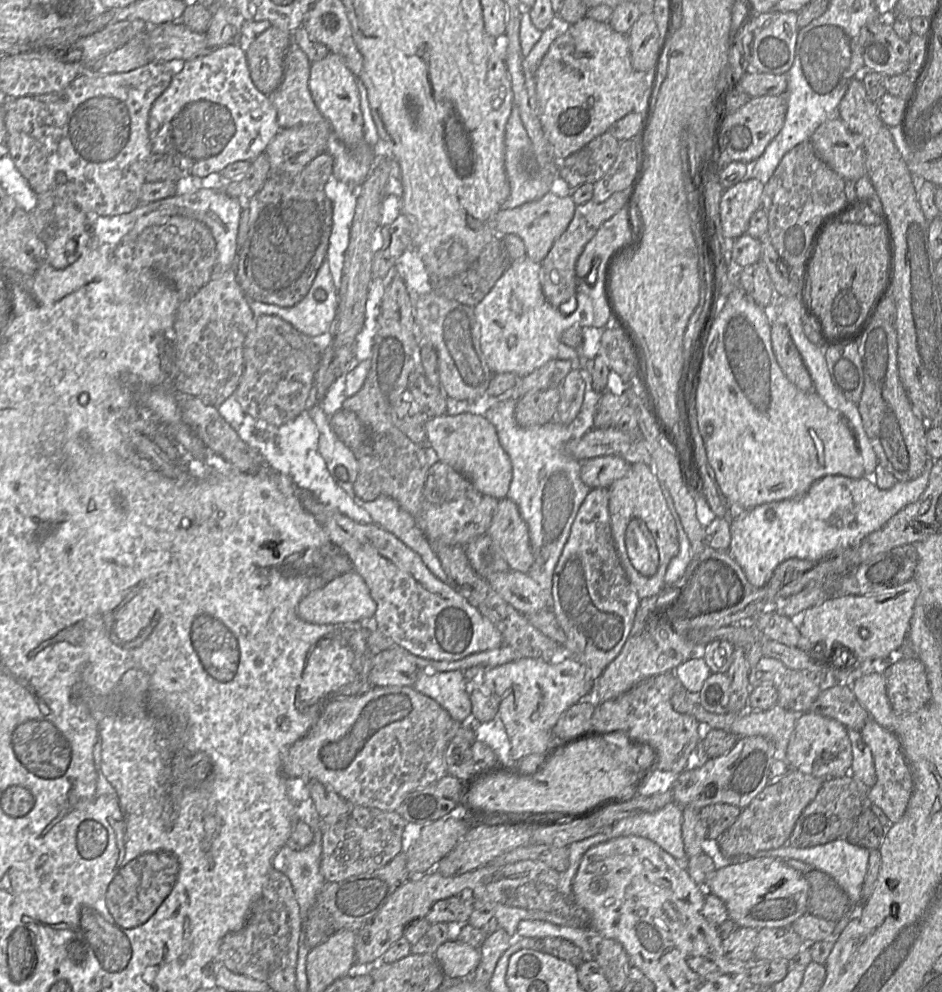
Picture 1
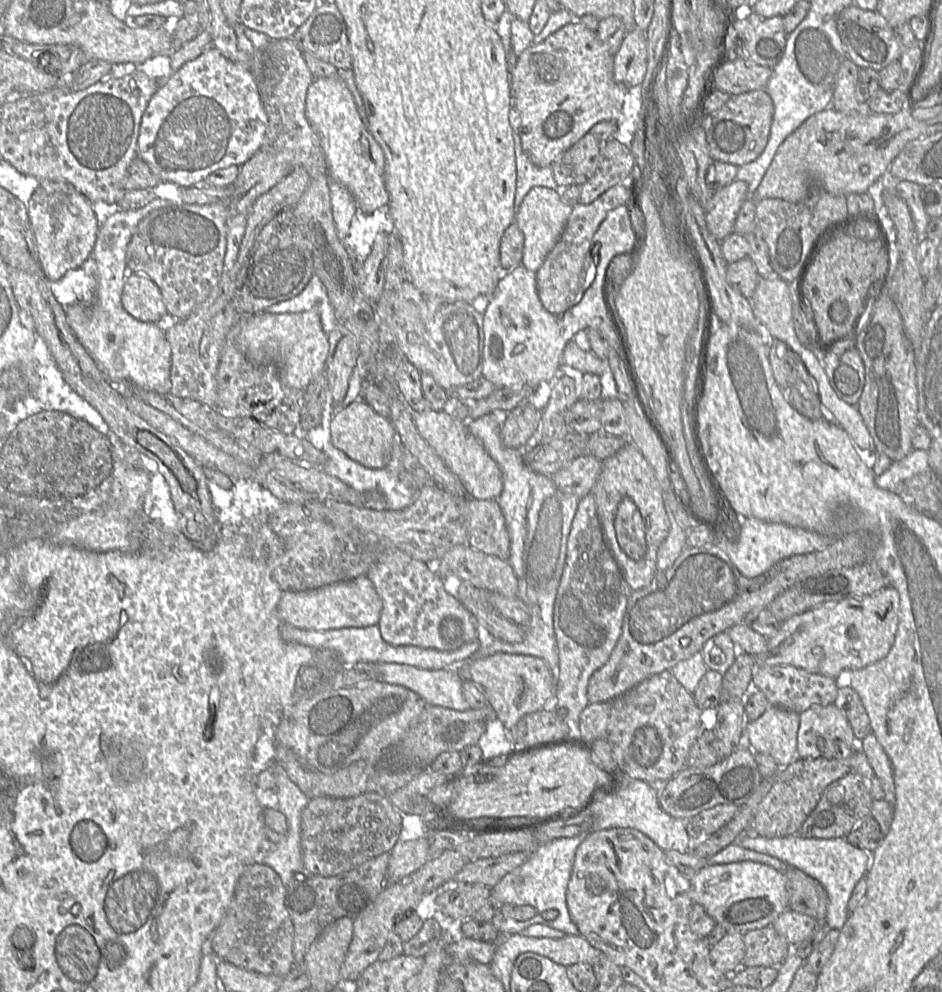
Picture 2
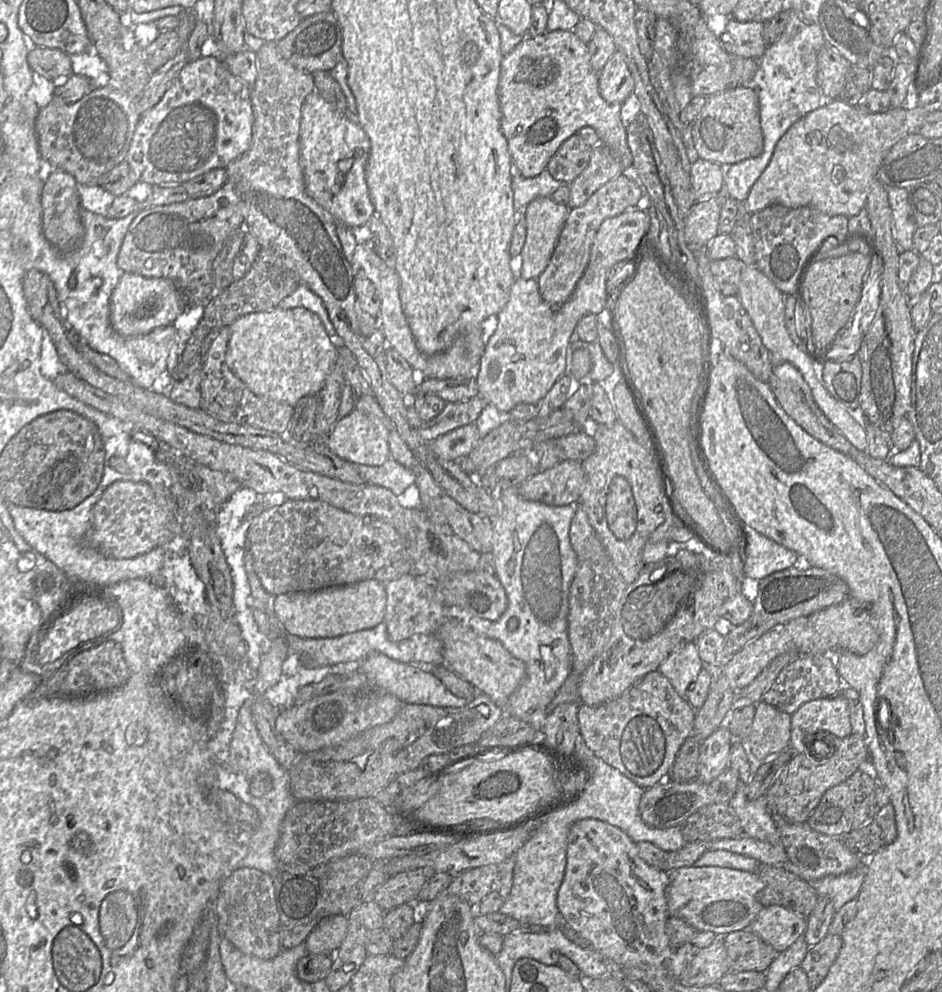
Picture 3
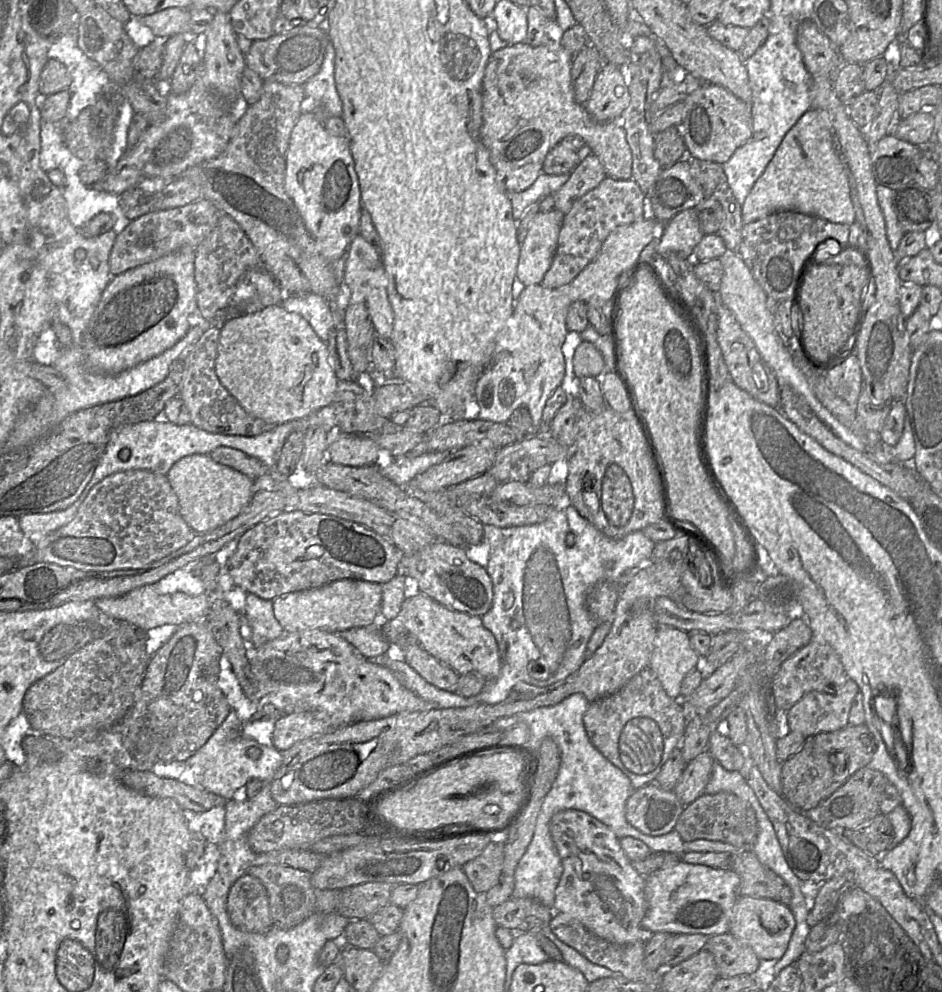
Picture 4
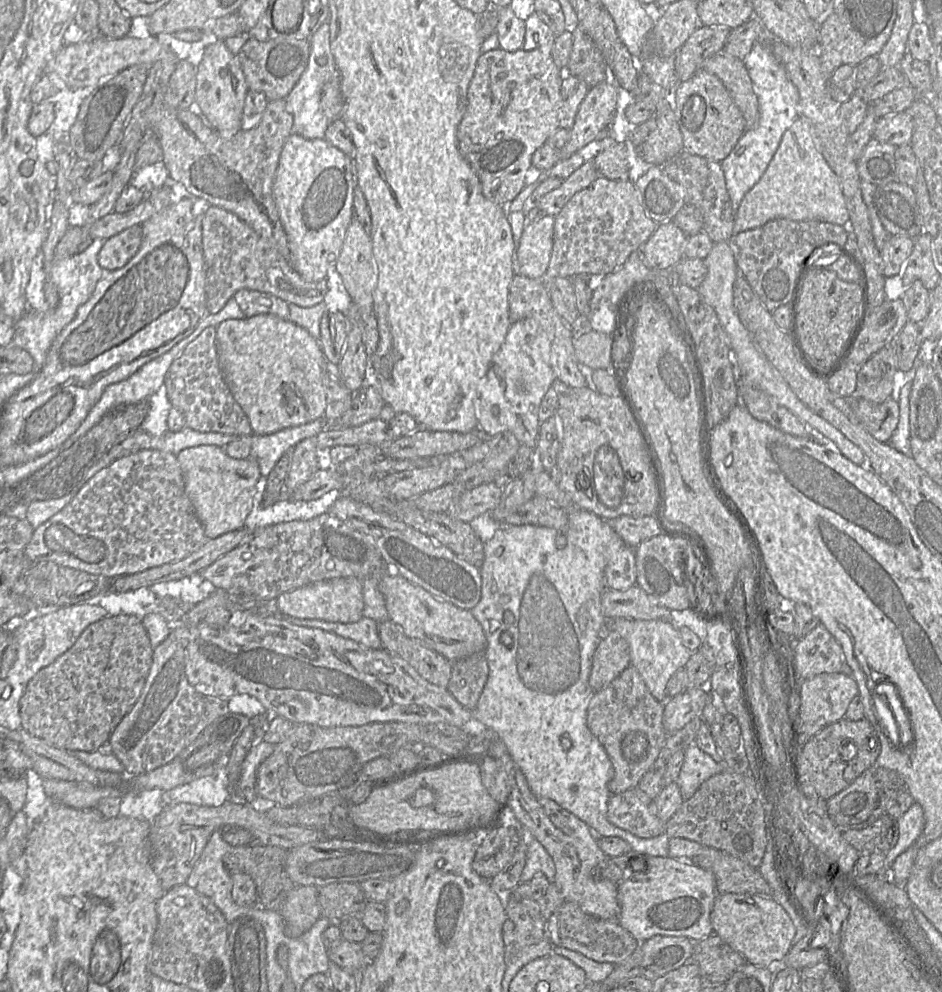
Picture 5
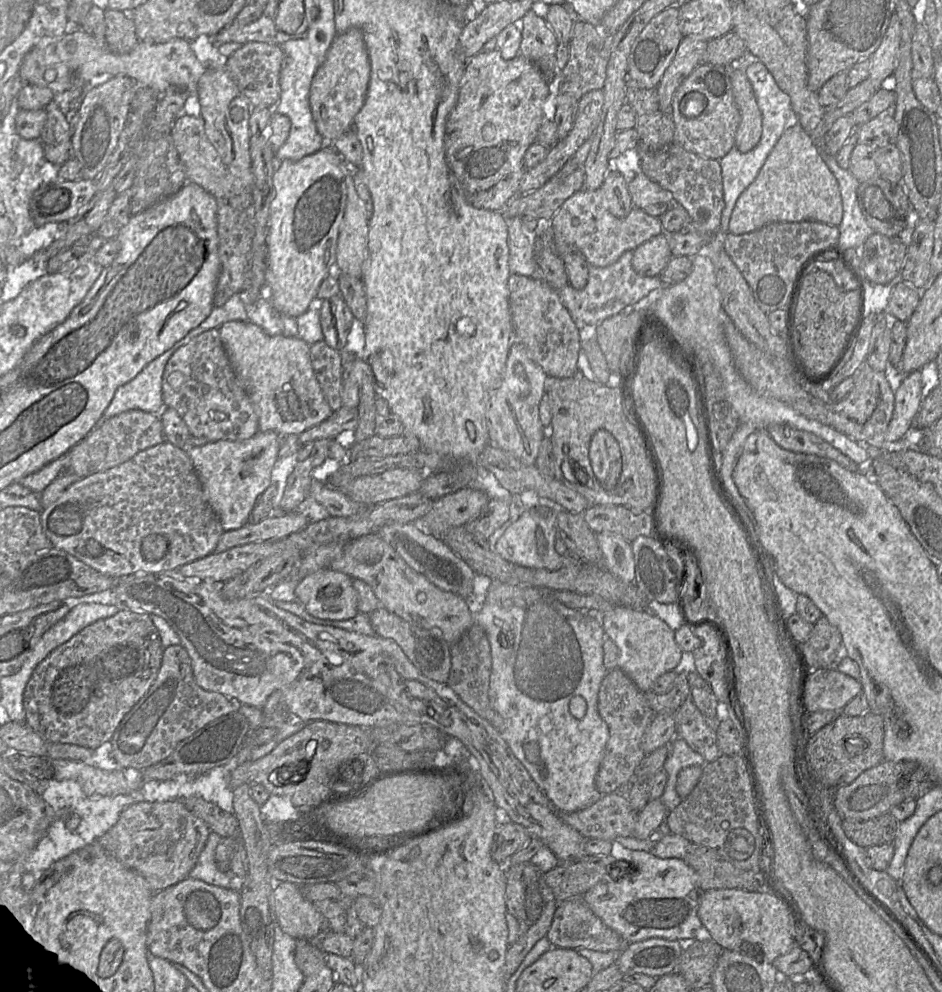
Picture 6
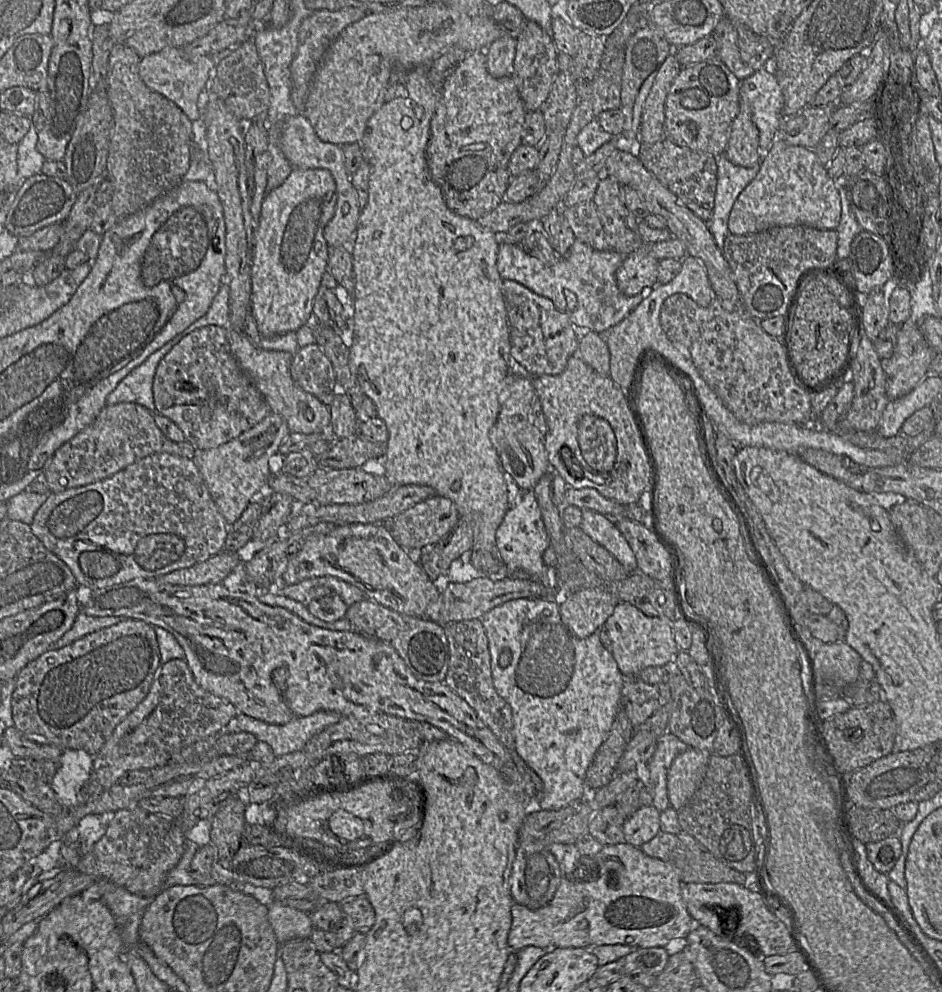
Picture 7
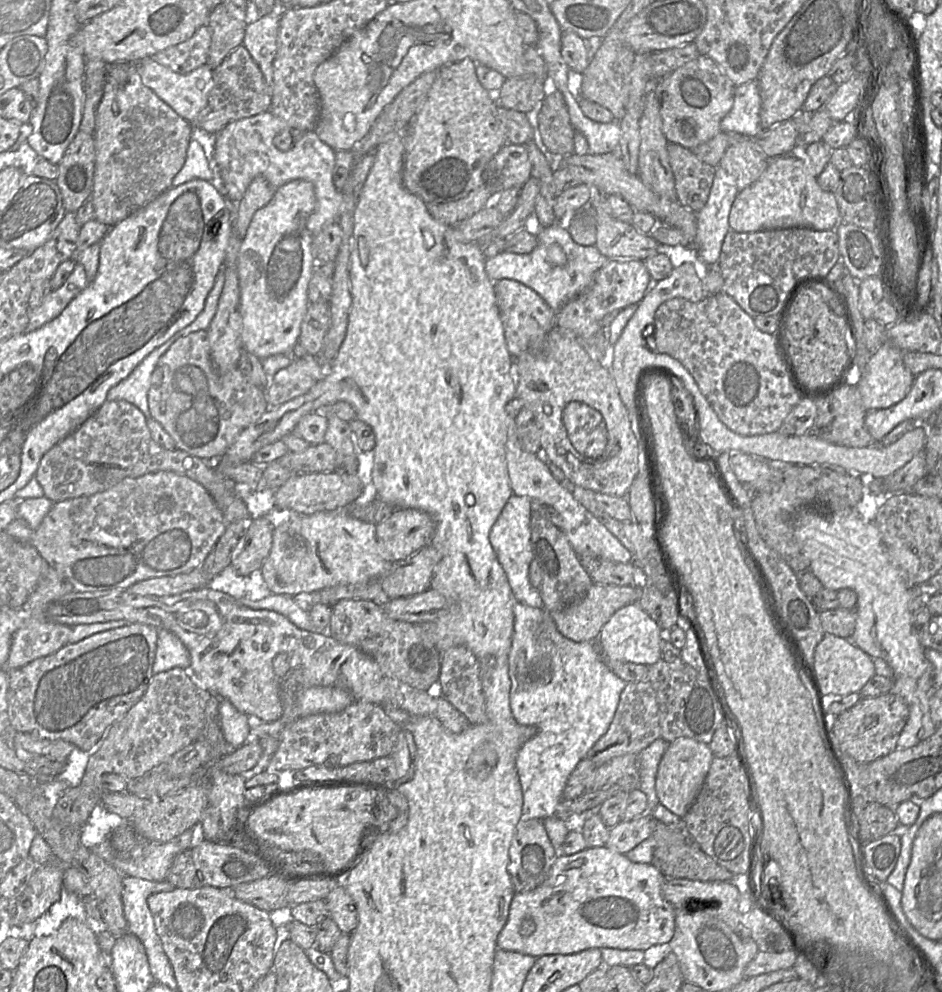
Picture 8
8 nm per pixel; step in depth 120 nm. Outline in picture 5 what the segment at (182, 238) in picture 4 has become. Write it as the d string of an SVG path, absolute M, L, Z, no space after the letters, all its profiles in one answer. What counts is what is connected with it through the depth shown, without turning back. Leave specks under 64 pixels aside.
M134 225L107 239L98 254L98 263L104 271L125 266L137 253L142 242L142 226Z

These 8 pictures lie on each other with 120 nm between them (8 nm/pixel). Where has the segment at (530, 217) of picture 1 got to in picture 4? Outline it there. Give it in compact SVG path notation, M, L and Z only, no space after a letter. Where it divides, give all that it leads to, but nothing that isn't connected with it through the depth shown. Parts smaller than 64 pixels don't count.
M558 209L538 212L520 245L517 278L523 285L541 284L555 256L565 214Z

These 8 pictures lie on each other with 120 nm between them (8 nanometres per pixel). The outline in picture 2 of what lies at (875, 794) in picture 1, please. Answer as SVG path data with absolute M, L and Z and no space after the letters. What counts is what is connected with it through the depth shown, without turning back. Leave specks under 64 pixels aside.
M872 732L861 740L861 747L881 783L885 794L884 800L894 807L896 793L893 768L889 757Z

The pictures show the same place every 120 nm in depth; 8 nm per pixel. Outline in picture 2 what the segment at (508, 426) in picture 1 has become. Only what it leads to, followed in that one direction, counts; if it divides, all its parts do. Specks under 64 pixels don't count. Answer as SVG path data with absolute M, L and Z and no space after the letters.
M489 413L476 420L469 420L467 427L482 442L502 472L503 490L497 502L510 536L508 562L518 580L518 598L527 606L530 620L521 642L509 643L495 638L489 646L481 646L470 658L478 660L497 653L535 656L546 662L557 680L559 659L553 626L554 603L565 566L572 521L581 498L562 492L551 476L531 470L524 463L523 449L503 446L500 438L502 424Z

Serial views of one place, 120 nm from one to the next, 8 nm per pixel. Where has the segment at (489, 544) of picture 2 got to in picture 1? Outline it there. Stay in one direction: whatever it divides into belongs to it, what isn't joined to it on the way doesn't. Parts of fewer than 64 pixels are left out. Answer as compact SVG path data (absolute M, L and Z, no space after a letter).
M499 500L486 534L501 548L511 570L529 572L534 557L528 526L512 500Z

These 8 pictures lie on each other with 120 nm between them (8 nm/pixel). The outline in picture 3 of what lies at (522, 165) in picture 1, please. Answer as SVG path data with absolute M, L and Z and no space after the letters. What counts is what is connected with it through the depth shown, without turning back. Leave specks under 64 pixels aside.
M513 166L513 205L517 215L524 216L531 201L538 197L551 197L563 184L567 183L556 180L547 169L535 177L525 178Z

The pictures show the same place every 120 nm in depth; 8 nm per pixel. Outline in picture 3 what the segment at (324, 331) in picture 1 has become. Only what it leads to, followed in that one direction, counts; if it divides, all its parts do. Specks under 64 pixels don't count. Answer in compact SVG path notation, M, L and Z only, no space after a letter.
M300 284L292 294L282 299L277 307L281 309L302 307L312 311L320 318L327 335L335 341L337 340L336 330L329 319L322 299L305 284Z

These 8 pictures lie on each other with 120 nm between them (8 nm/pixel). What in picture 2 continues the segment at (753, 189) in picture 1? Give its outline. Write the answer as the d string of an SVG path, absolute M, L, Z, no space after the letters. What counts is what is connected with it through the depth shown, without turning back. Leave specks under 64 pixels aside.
M733 180L713 196L699 202L705 211L705 220L709 232L723 240L734 231L734 224L742 203L750 197L745 181Z

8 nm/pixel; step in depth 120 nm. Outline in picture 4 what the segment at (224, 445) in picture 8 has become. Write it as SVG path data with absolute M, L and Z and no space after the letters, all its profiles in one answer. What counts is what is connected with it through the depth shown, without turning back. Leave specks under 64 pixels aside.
M221 326L205 330L198 340L183 353L183 378L178 396L184 401L191 417L191 424L211 433L257 436L270 431L276 425L250 415L221 384L216 371L215 361Z

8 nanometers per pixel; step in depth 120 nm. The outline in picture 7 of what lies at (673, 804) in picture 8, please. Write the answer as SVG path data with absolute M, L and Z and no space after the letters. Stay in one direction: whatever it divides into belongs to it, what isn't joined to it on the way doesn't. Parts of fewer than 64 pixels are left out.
M689 747L672 762L667 774L669 803L676 811L683 808L699 787L710 753Z

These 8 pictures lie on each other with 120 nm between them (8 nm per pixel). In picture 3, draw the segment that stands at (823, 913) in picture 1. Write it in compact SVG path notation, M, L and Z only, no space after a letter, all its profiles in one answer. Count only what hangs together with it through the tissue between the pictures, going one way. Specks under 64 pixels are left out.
M760 863L757 872L763 888L757 899L765 907L782 906L807 918L816 907L819 896L811 882L783 867Z

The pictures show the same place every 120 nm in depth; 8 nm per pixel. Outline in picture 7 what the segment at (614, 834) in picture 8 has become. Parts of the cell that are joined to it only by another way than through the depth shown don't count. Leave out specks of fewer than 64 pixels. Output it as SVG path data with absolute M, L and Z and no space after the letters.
M641 806L625 819L624 841L640 847L650 841L660 831L660 812L653 806Z

